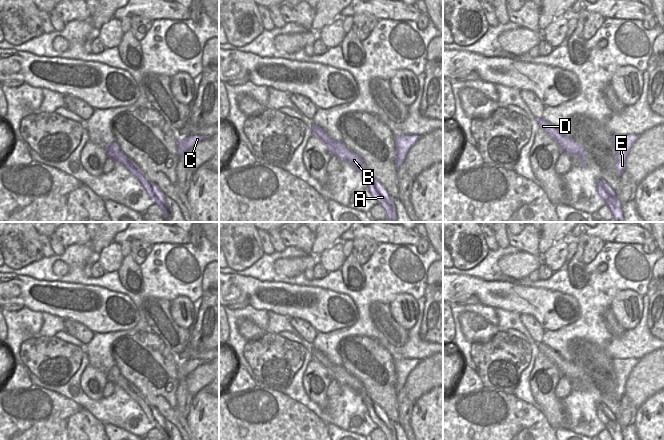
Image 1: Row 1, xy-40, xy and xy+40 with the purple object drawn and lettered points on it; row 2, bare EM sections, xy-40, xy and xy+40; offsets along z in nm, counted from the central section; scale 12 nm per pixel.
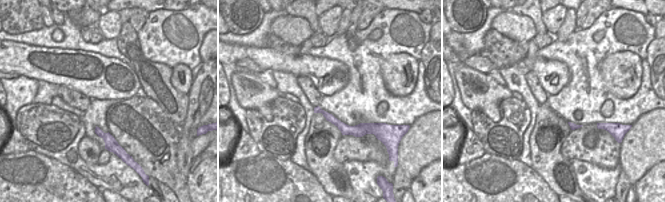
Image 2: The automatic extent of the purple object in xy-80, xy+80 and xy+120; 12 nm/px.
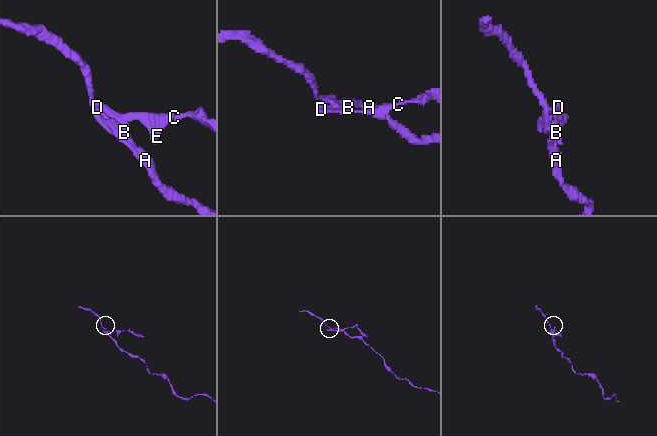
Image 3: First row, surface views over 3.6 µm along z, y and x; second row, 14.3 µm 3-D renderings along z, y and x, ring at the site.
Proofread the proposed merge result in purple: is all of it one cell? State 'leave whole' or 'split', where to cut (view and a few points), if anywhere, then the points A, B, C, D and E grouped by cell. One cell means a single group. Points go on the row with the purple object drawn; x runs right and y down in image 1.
split | xy+40 (556, 141), (560, 142), (572, 154) | A B / C D E

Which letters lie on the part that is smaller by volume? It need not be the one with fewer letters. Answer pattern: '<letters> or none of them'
C, D, E.

